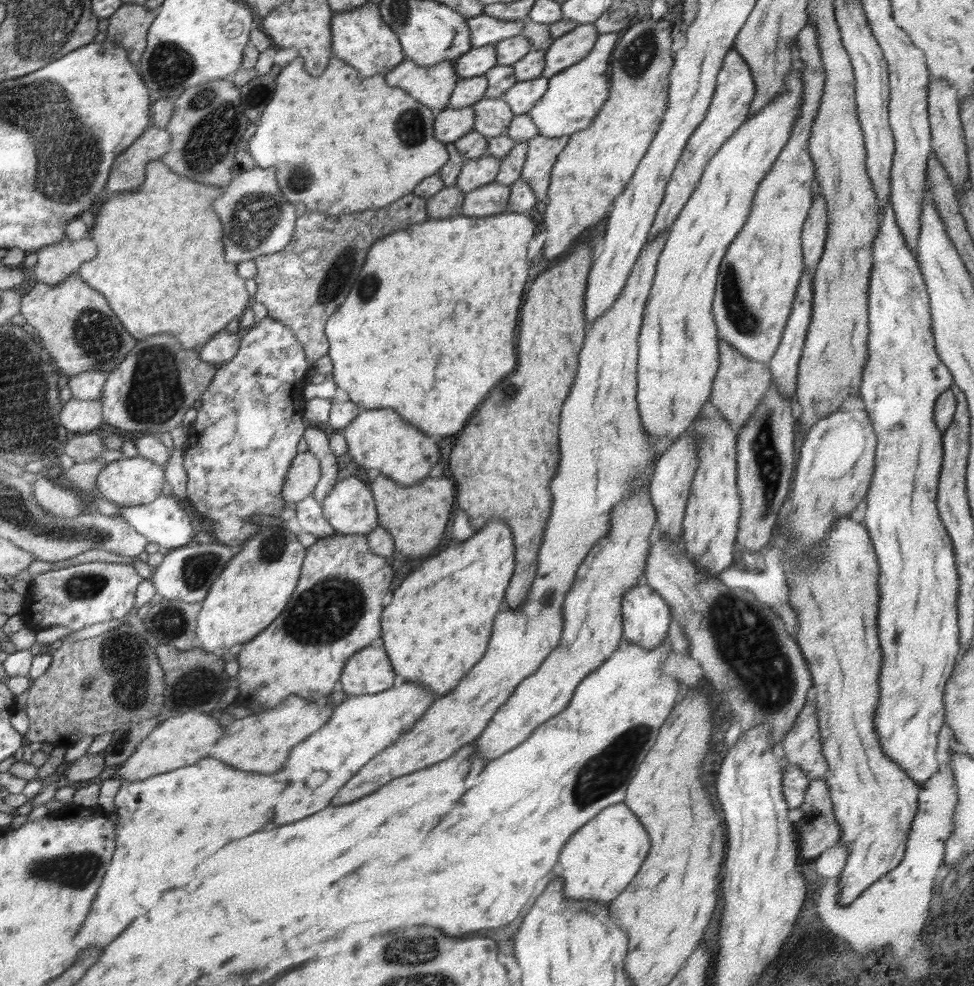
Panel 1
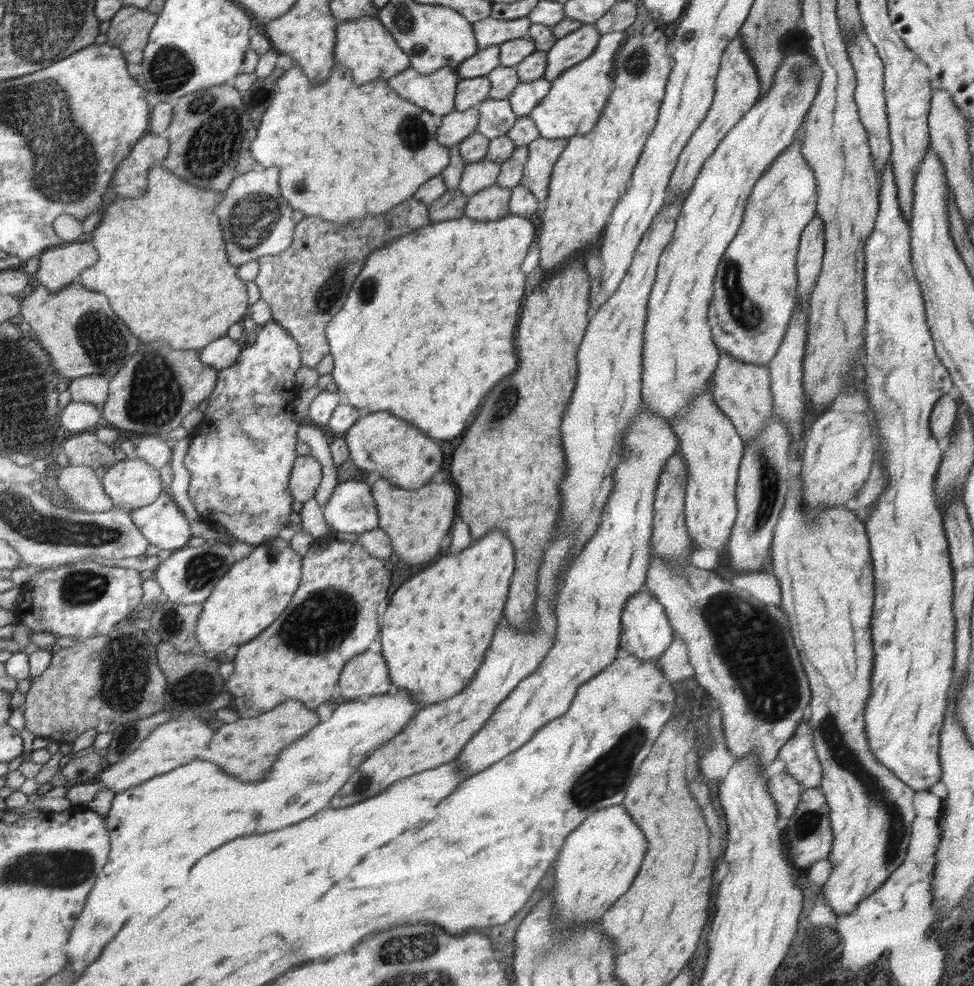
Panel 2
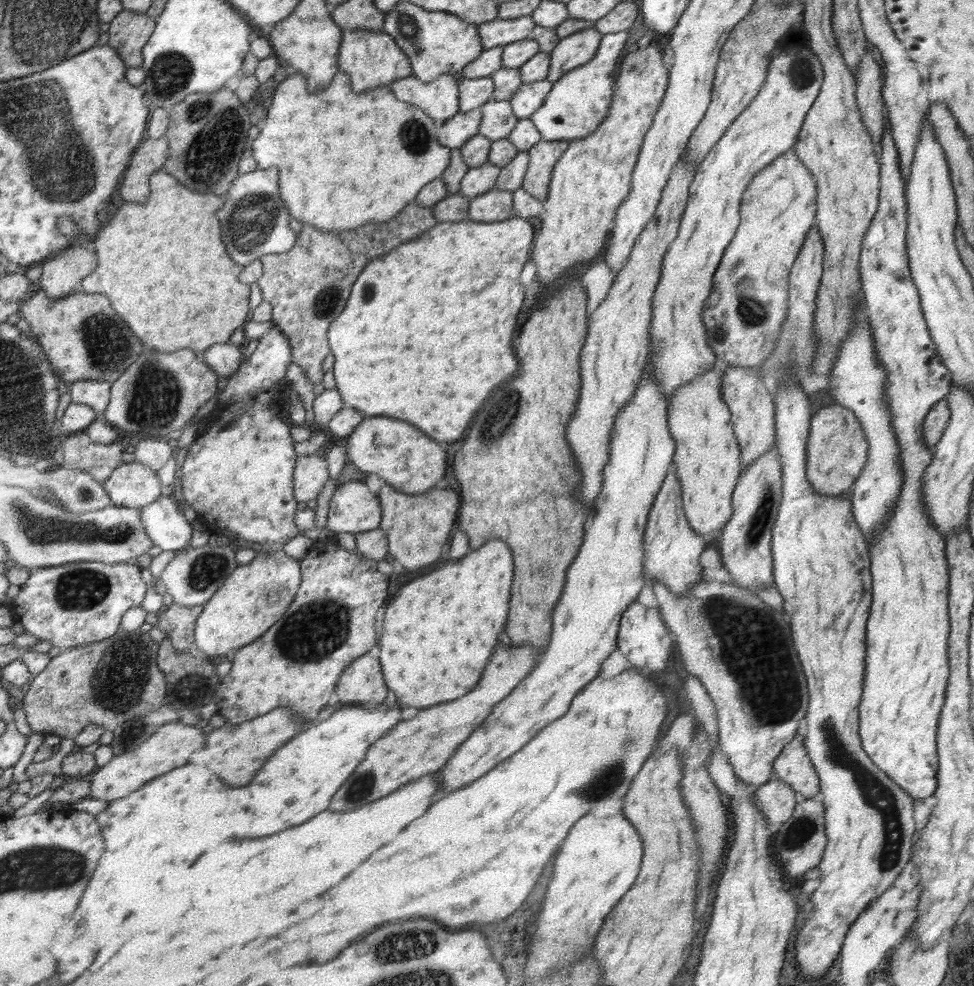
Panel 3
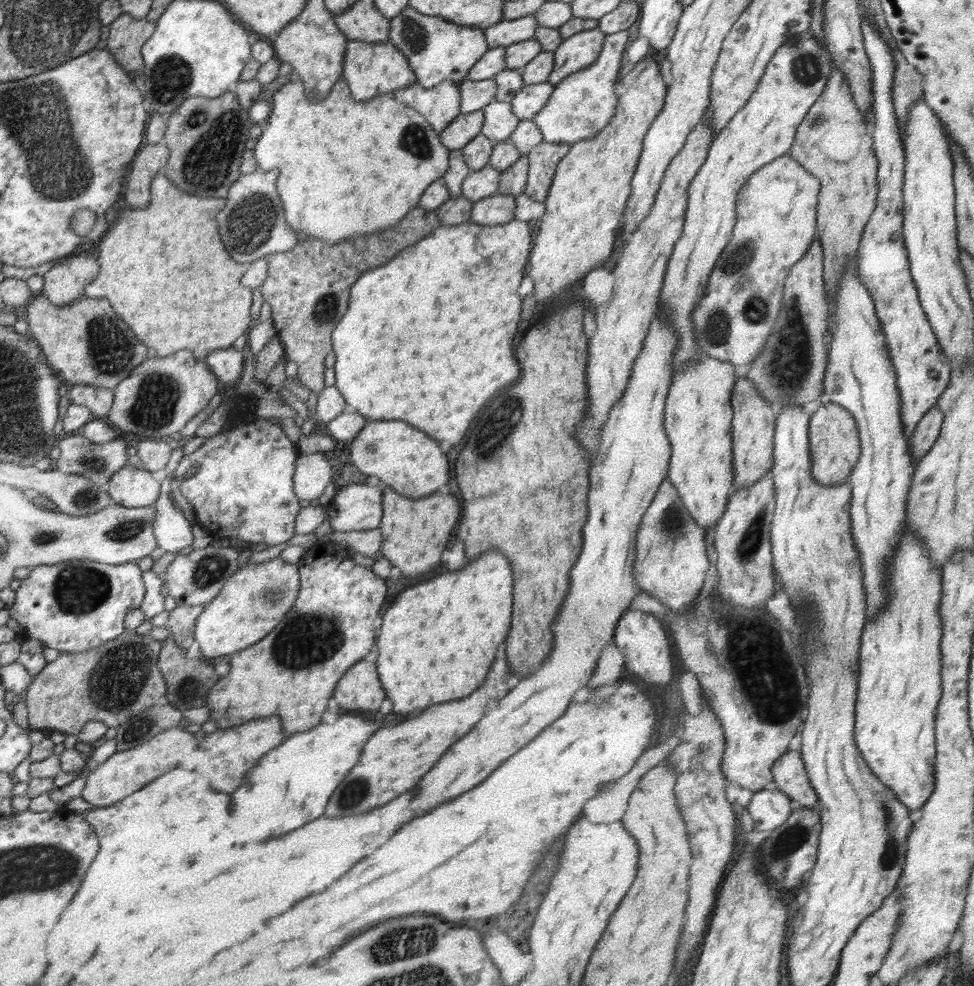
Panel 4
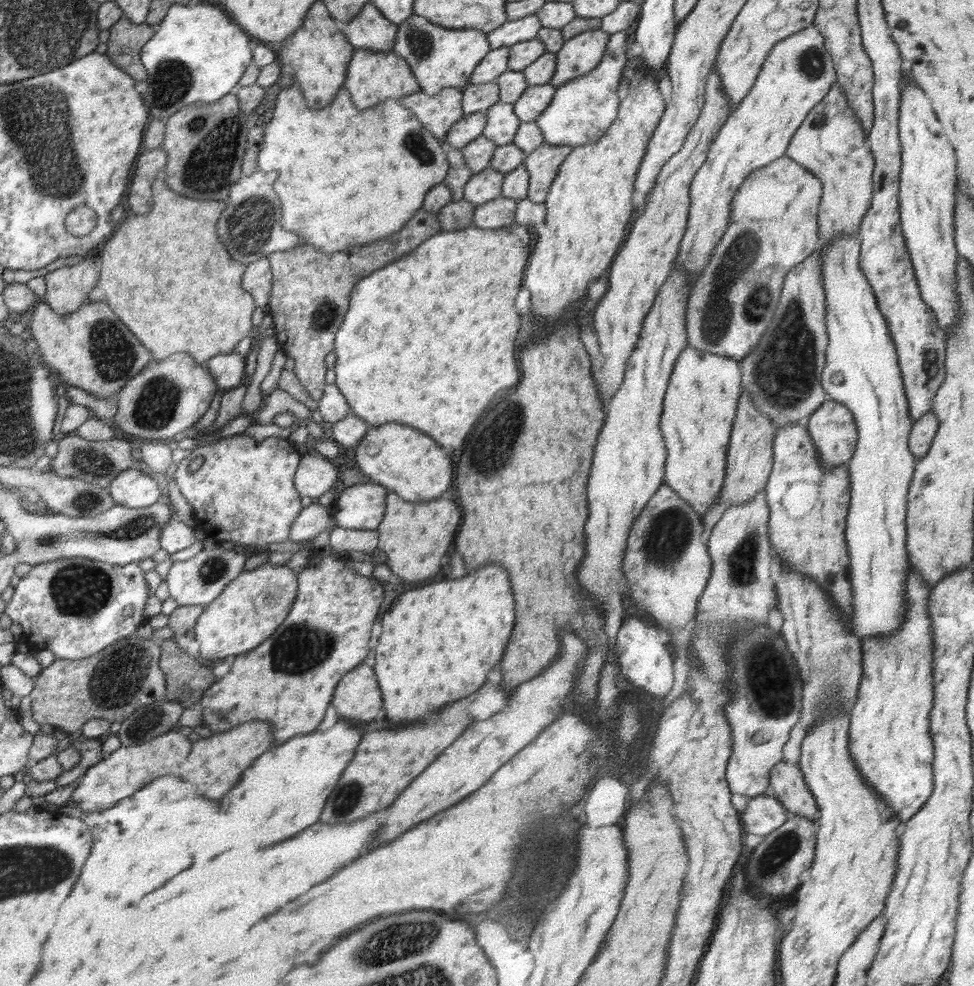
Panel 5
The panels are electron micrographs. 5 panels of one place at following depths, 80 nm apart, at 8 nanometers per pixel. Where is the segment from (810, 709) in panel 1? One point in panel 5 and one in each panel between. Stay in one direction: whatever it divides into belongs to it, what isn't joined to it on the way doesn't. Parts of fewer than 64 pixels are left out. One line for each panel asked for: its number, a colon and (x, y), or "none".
2: (799, 755)
3: (793, 767)
4: (790, 776)
5: (787, 783)

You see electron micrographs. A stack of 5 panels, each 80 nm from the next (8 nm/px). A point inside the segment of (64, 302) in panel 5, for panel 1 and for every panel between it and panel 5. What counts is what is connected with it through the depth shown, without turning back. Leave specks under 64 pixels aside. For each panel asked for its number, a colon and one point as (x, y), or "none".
1: (55, 263)
2: (58, 267)
3: (63, 274)
4: (63, 283)

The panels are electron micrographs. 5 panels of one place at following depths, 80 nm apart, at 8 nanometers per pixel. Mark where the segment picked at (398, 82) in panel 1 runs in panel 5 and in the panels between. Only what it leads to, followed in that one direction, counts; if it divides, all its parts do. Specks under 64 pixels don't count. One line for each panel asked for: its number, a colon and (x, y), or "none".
2: (436, 92)
3: (439, 98)
4: (440, 105)
5: (439, 112)

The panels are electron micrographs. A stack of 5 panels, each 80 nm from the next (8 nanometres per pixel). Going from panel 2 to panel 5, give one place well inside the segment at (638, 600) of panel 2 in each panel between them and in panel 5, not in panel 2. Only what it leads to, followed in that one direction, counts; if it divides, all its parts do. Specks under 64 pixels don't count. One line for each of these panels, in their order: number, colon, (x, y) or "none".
3: (644, 639)
4: (640, 637)
5: (645, 662)

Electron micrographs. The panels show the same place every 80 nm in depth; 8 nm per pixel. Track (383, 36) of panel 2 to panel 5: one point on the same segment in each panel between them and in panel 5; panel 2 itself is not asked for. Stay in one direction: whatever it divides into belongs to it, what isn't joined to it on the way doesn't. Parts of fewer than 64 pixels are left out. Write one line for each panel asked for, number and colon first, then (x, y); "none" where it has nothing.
3: (372, 59)
4: (373, 68)
5: (373, 77)

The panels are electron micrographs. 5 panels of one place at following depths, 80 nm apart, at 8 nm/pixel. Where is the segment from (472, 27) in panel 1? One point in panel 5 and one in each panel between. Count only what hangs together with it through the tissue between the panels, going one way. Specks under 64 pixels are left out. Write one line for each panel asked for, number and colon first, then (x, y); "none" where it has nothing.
2: (488, 32)
3: (496, 33)
4: (506, 32)
5: (512, 32)

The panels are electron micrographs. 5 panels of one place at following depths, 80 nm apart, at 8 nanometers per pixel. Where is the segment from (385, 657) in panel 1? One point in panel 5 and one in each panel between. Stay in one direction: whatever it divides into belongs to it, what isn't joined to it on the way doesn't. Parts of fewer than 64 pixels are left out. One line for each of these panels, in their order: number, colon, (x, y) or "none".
2: (368, 675)
3: (364, 684)
4: (361, 691)
5: (359, 698)

